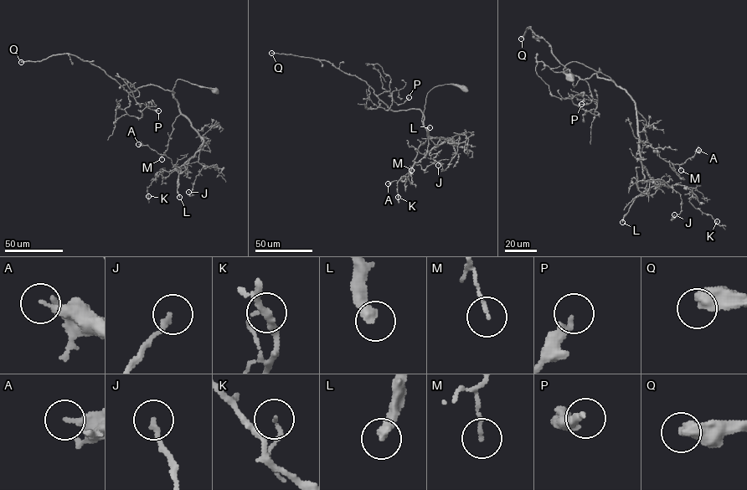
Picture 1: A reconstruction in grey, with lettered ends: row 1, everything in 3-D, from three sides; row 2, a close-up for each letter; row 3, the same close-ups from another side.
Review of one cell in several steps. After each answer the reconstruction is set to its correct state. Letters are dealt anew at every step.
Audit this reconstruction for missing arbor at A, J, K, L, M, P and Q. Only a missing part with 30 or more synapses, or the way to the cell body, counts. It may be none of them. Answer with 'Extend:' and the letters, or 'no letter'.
Extend: L, Q

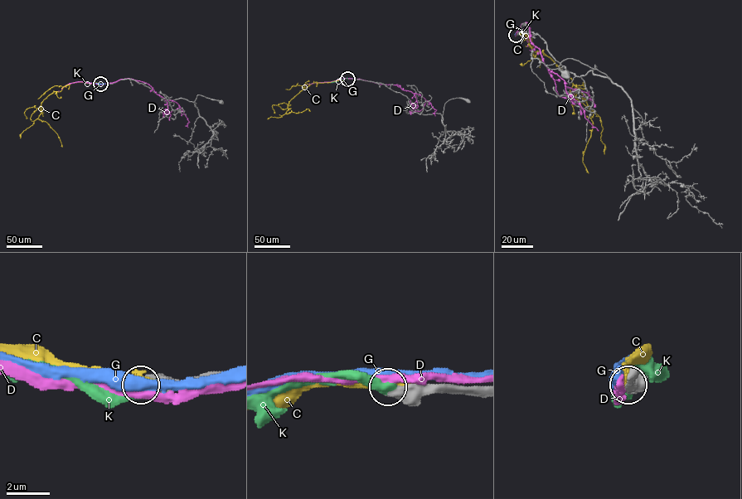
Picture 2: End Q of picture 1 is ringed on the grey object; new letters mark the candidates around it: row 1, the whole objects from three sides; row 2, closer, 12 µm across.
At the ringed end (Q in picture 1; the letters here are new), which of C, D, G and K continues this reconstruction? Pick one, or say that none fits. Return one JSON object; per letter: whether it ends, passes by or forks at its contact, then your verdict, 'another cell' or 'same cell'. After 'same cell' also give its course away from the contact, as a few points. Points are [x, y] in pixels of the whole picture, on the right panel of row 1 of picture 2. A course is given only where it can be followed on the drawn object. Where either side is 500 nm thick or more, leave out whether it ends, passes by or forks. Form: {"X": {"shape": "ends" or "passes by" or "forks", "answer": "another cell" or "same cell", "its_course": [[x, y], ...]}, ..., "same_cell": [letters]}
{"C": {"answer": "another cell"}, "D": {"answer": "another cell"}, "G": {"answer": "another cell"}, "K": {"answer": "same cell"}, "same_cell": ["K"]}

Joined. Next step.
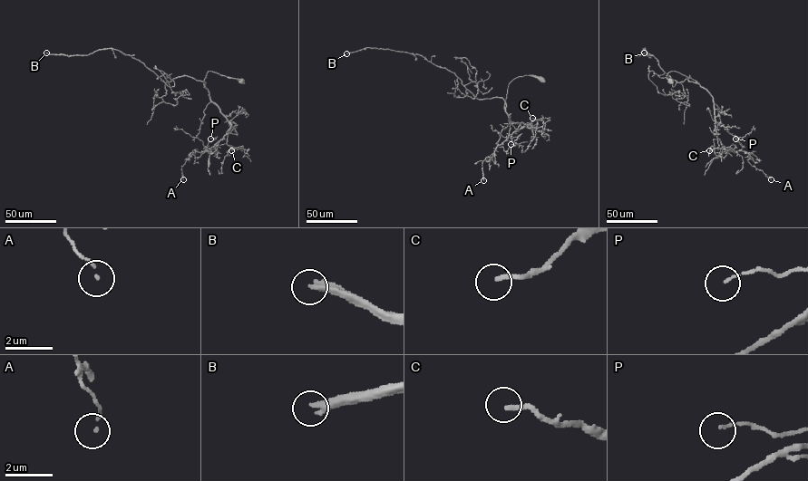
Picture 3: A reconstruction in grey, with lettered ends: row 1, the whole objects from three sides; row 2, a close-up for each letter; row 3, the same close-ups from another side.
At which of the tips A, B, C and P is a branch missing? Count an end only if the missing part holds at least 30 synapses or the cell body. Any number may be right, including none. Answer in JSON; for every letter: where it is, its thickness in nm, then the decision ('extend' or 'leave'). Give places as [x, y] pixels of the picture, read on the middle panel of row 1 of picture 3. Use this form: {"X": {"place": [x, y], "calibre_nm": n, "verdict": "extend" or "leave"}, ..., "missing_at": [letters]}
{"A": {"place": [483, 180], "calibre_nm": 100, "verdict": "leave"}, "B": {"place": [346, 53], "calibre_nm": 320, "verdict": "extend"}, "C": {"place": [532, 118], "calibre_nm": 200, "verdict": "leave"}, "P": {"place": [511, 144], "calibre_nm": 90, "verdict": "leave"}, "missing_at": ["B"]}

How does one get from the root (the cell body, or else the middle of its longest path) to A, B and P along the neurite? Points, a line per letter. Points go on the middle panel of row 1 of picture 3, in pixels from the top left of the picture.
A: (541, 79), (525, 75), (509, 83), (505, 111), (511, 121), (531, 124), (486, 158), (483, 180)
B: (541, 79), (514, 79), (504, 109), (501, 98), (478, 99), (453, 72), (418, 54), (369, 47), (346, 53)
P: (541, 79), (525, 75), (509, 84), (504, 109), (511, 121), (497, 145), (507, 151), (517, 144), (511, 144)

